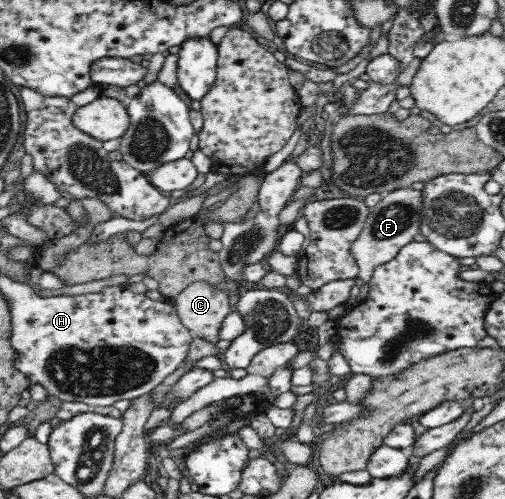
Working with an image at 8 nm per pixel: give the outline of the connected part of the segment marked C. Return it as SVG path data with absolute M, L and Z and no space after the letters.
M196 280L174 297L176 308L182 325L186 326L194 336L216 342L222 320L231 314L230 293L216 288L204 280Z

